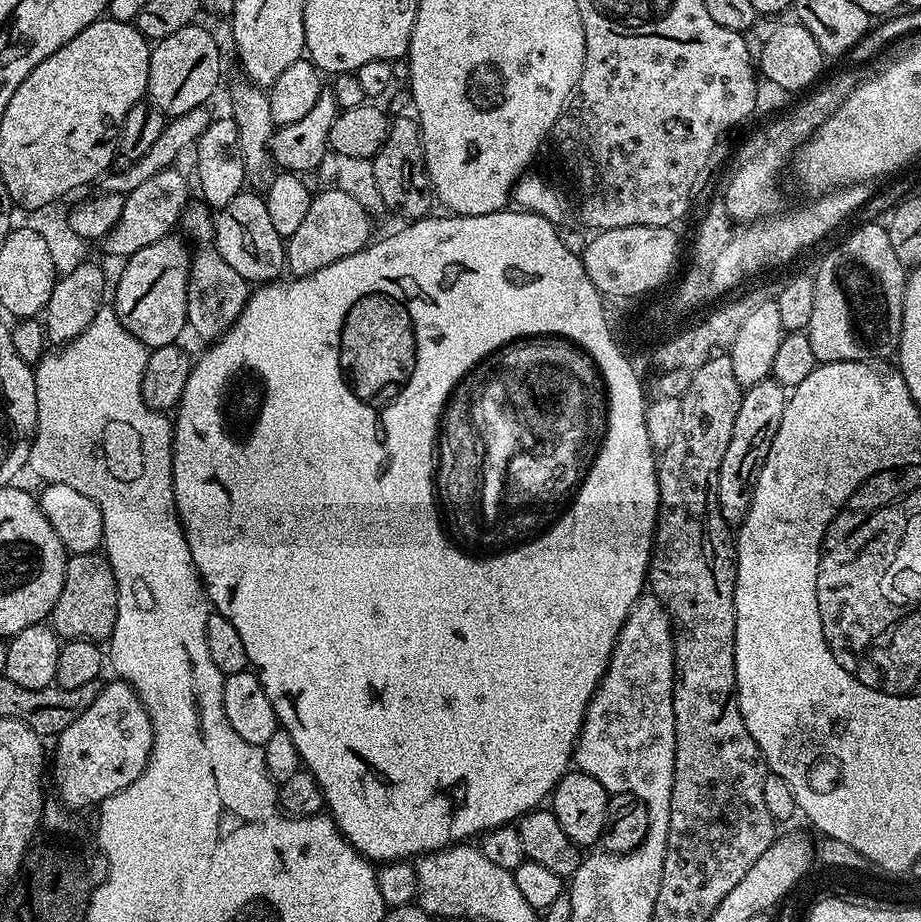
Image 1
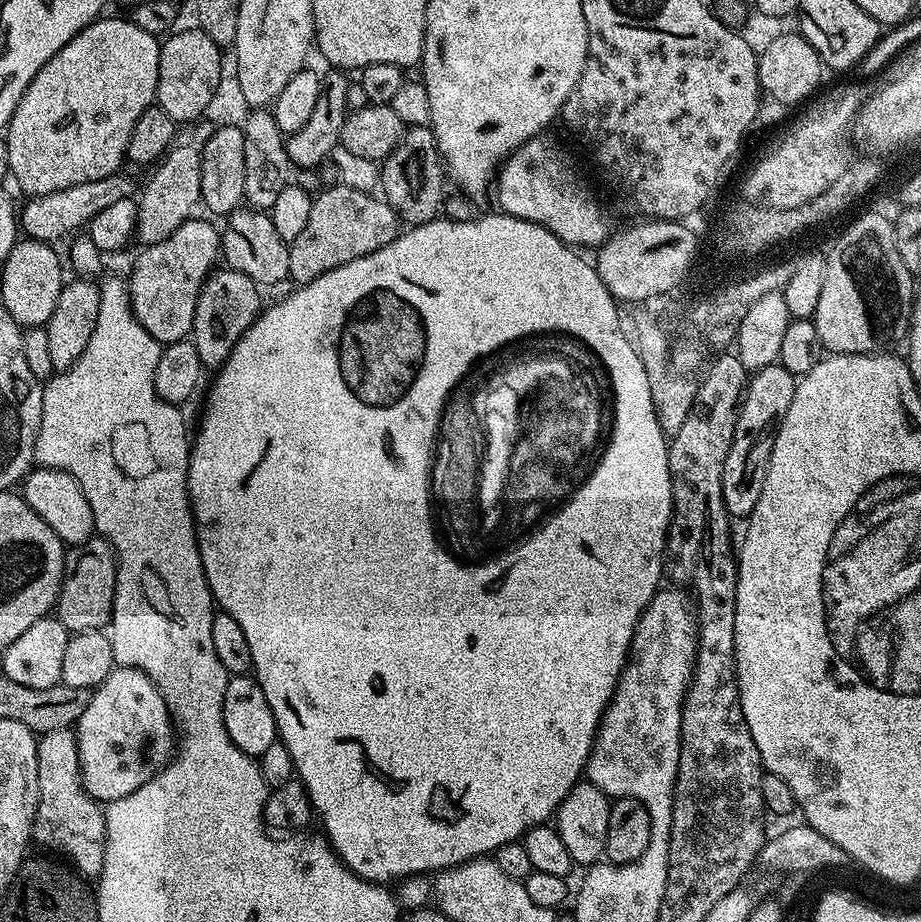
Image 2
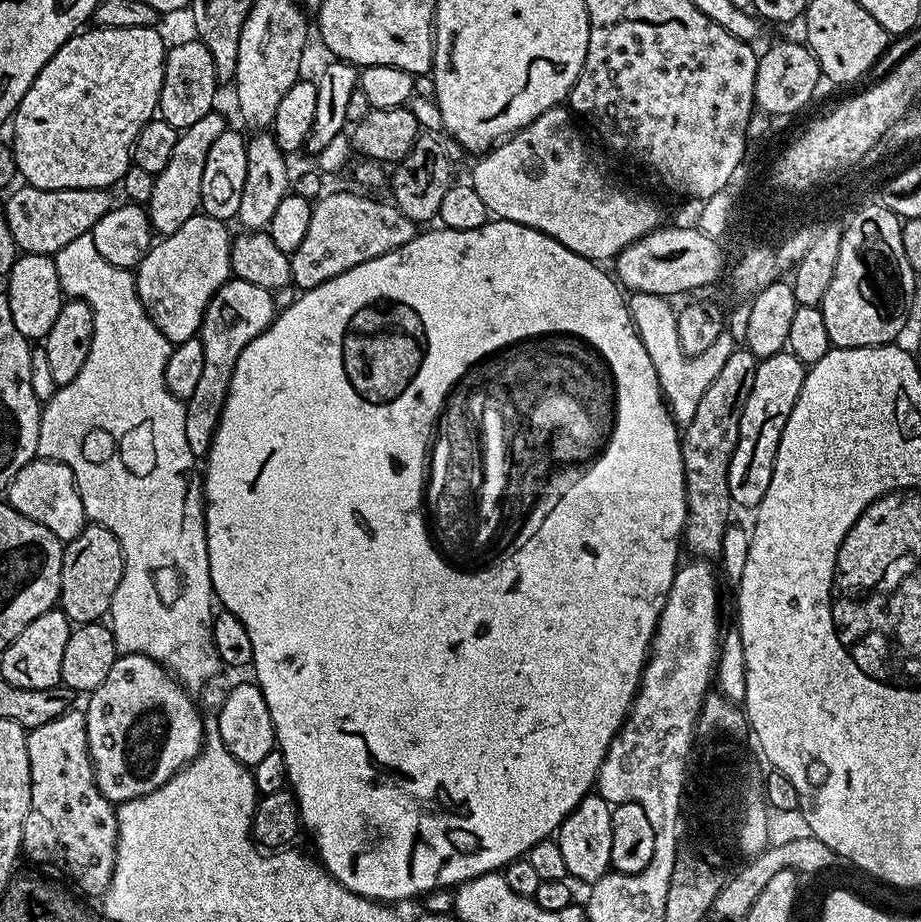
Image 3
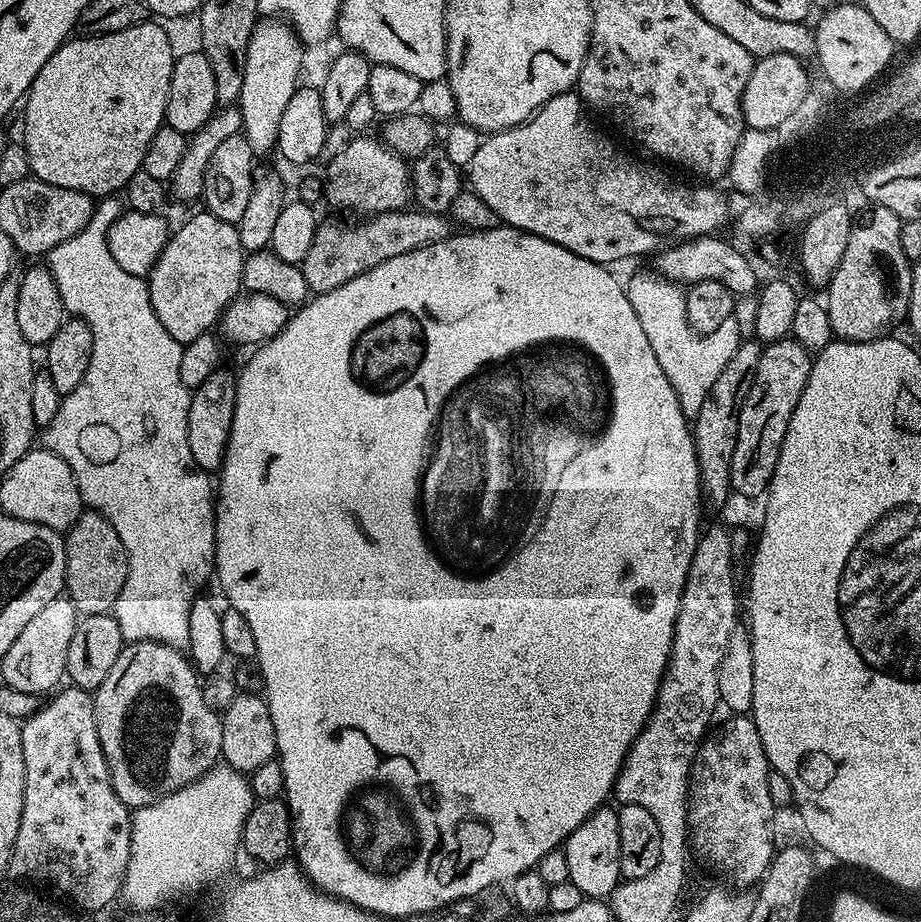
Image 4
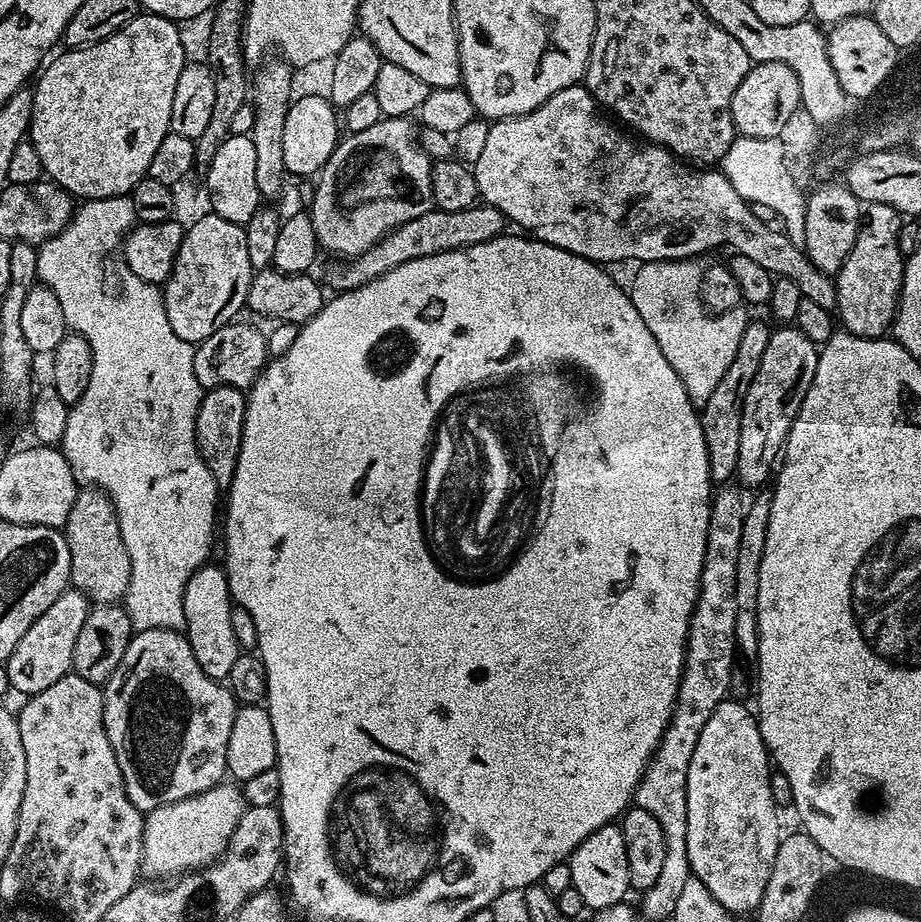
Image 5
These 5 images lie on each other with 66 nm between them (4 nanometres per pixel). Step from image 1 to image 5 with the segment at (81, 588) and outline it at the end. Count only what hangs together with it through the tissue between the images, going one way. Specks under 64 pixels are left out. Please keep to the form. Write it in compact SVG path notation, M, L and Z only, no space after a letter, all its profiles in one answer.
M81 487L62 531L70 546L71 587L84 593L93 605L123 601L130 586L130 554L126 542L122 542L118 514L110 497L98 488Z

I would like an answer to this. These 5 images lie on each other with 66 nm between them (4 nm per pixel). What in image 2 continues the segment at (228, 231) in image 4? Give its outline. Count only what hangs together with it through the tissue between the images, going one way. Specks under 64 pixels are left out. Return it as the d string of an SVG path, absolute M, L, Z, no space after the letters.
M189 218L180 228L174 230L168 238L156 245L144 246L139 250L140 257L132 264L132 273L126 276L128 303L132 306L132 313L137 322L144 327L151 336L161 344L167 346L176 344L179 340L189 339L194 322L195 304L198 302L200 288L209 273L217 267L222 256L220 246L220 232L211 224L213 221Z

